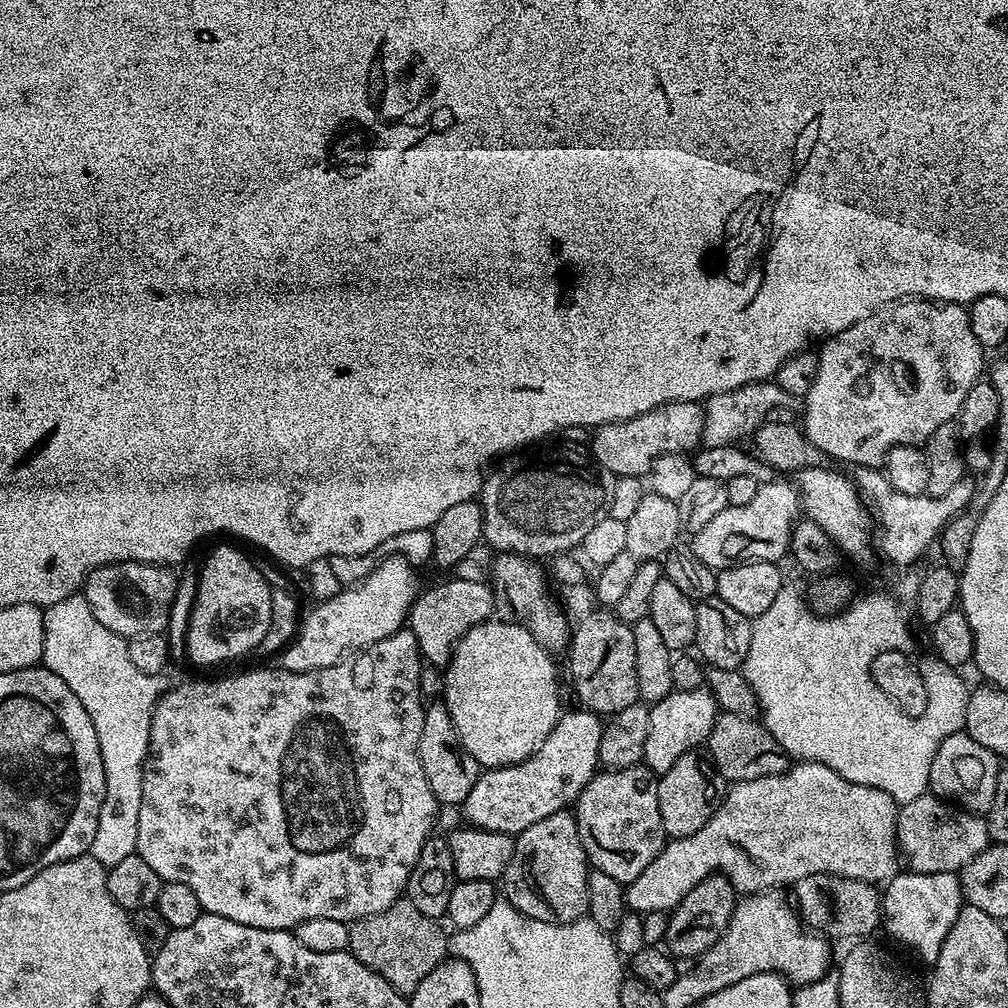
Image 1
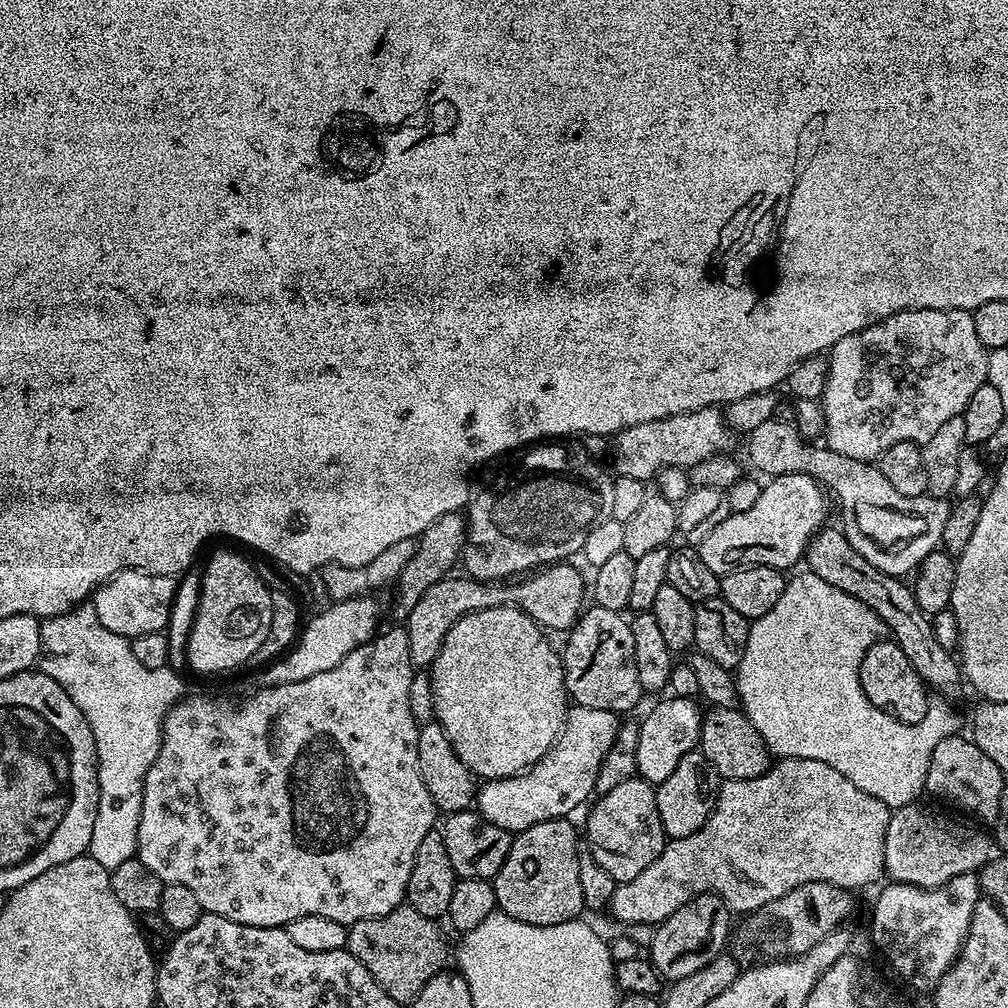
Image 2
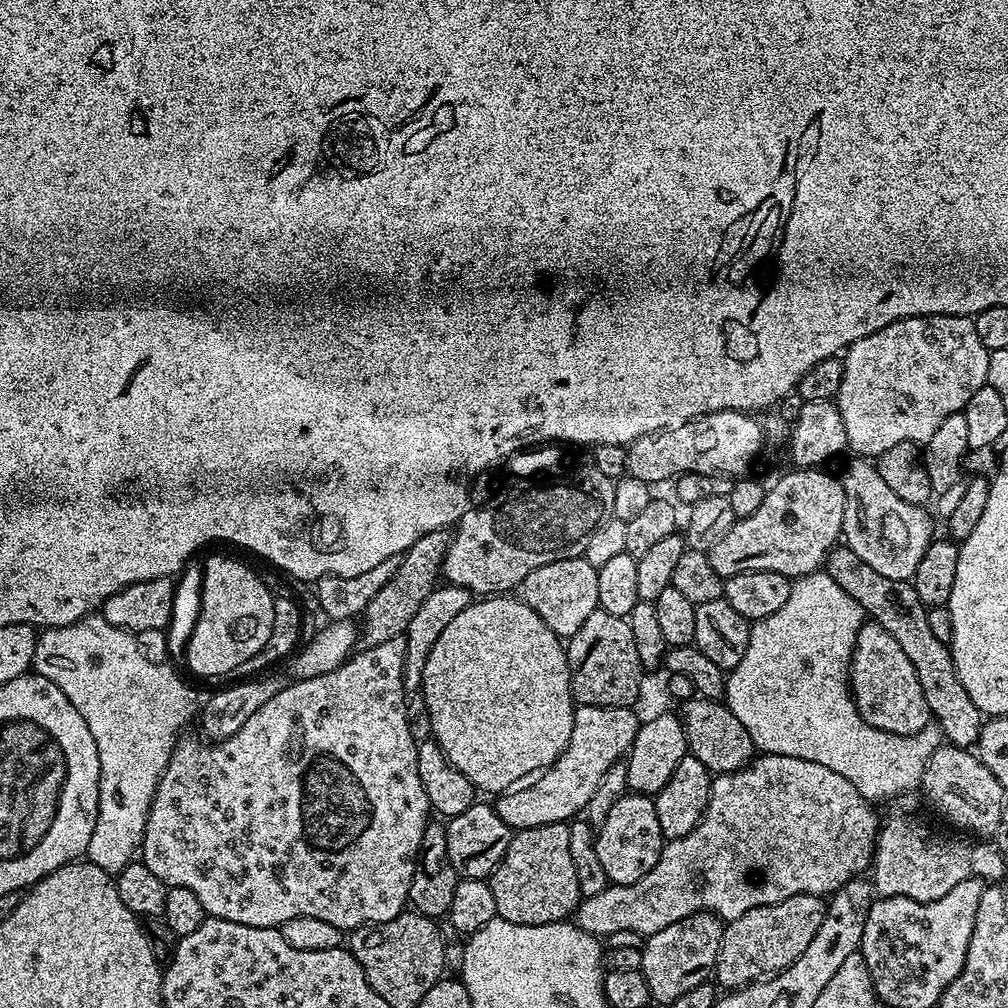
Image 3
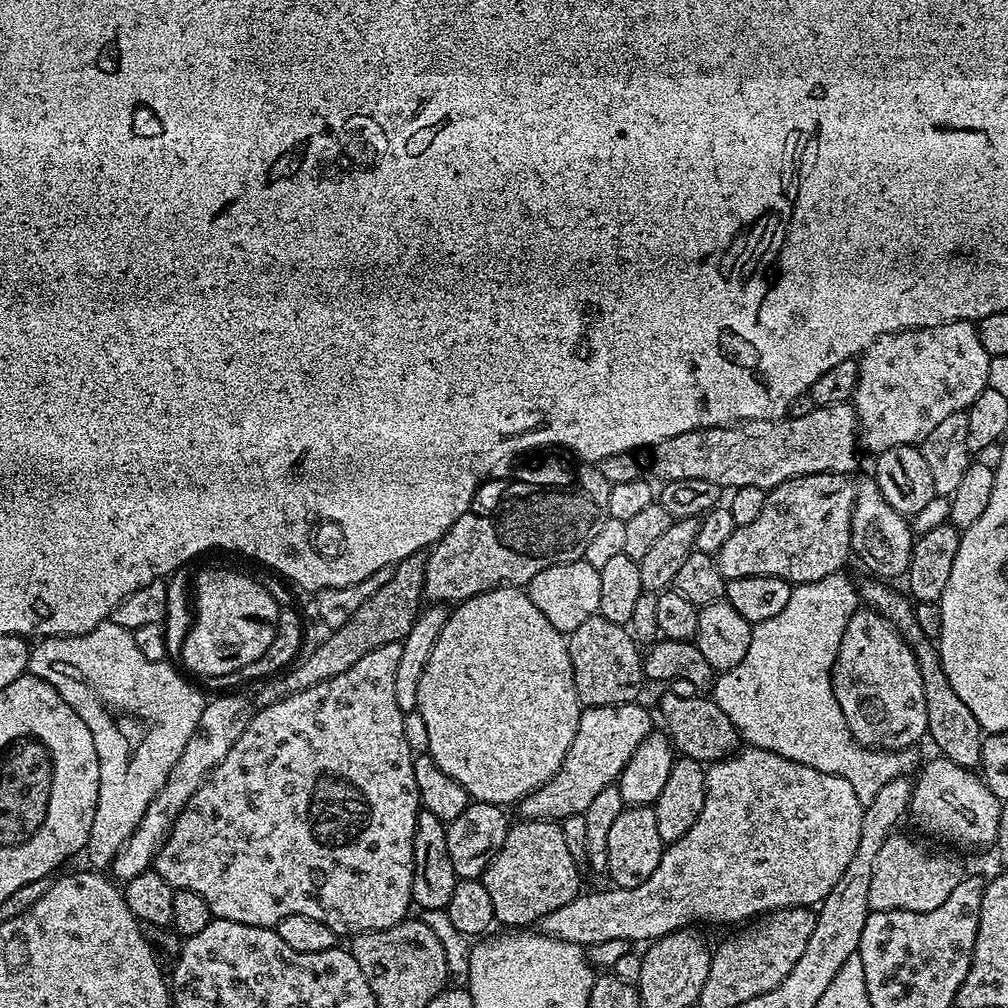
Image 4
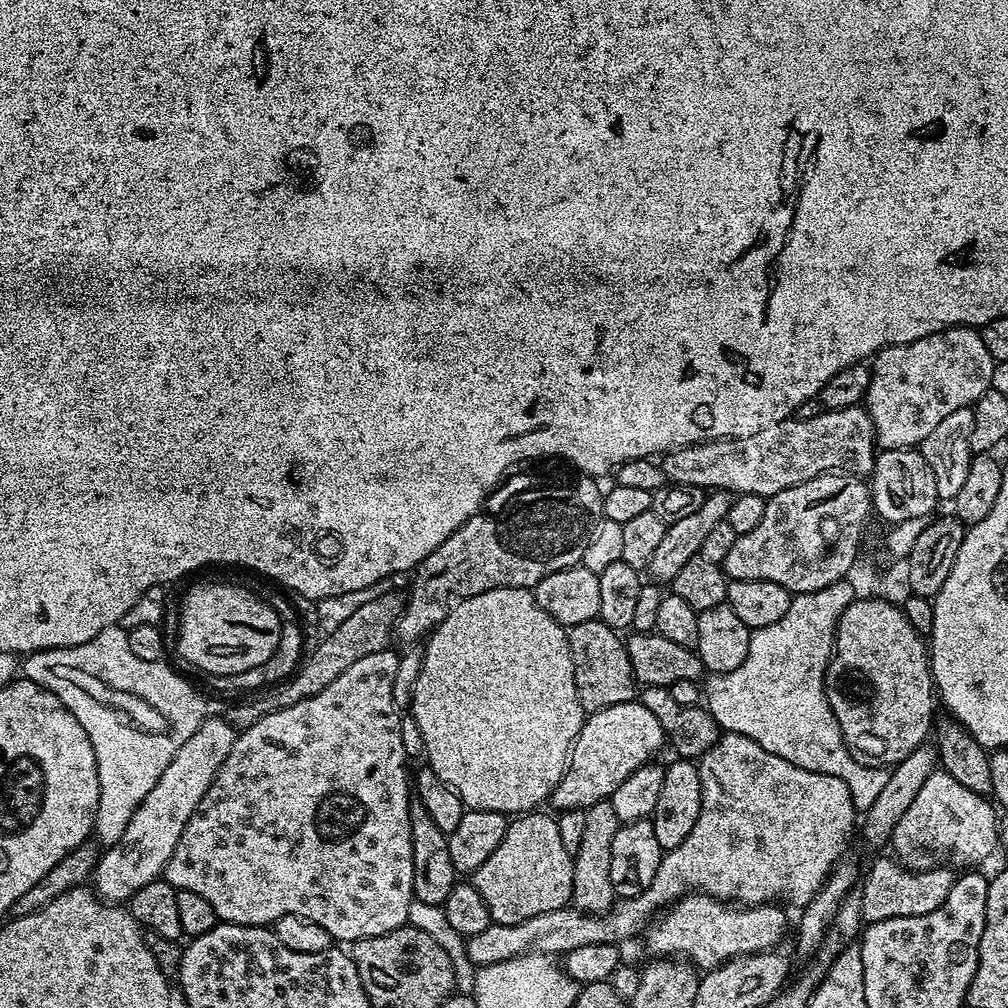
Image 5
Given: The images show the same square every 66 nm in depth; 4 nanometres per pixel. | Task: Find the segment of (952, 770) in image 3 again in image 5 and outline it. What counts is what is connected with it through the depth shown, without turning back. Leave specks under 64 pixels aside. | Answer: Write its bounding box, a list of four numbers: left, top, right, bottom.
[890,770,998,872]

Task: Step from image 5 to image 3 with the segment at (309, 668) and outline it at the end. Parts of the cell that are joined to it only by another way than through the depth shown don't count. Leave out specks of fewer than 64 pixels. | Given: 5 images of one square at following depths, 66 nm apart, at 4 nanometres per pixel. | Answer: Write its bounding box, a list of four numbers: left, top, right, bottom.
[358,530,449,647]

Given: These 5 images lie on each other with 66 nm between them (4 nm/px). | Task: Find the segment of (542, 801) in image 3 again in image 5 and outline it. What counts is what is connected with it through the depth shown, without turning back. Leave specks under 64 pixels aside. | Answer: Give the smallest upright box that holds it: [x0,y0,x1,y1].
[550,700,665,812]

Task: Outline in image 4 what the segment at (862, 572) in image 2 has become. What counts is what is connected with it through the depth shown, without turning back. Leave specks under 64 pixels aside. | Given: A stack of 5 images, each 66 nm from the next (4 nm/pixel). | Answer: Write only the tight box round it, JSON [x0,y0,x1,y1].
[858,578,985,770]

